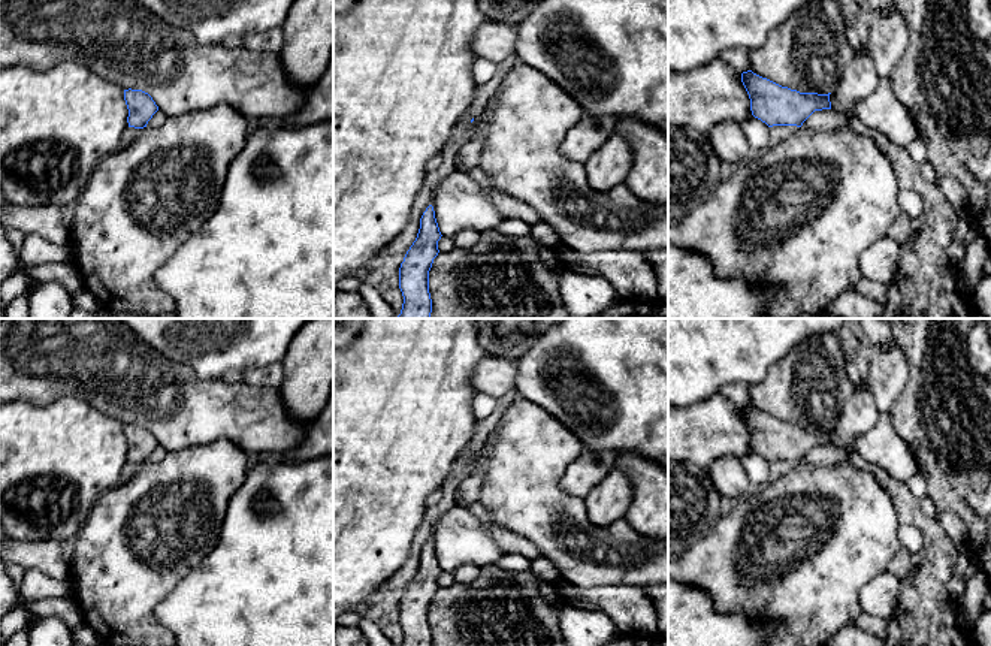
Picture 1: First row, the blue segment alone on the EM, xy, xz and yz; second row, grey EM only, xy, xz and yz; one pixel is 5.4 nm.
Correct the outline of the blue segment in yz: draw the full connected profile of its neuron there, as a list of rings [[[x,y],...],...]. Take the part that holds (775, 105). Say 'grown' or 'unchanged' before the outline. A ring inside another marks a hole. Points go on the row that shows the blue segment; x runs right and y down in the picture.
unchanged | [[[752,70],[741,73],[741,82],[750,99],[752,115],[768,127],[801,127],[815,111],[831,109],[831,93],[800,93],[762,78]]]

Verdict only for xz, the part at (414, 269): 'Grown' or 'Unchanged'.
Unchanged

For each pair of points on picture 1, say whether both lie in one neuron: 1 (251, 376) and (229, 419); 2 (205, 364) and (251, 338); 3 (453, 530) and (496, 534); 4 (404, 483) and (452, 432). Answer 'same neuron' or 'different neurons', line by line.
1: different neurons
2: same neuron
3: different neurons
4: same neuron

